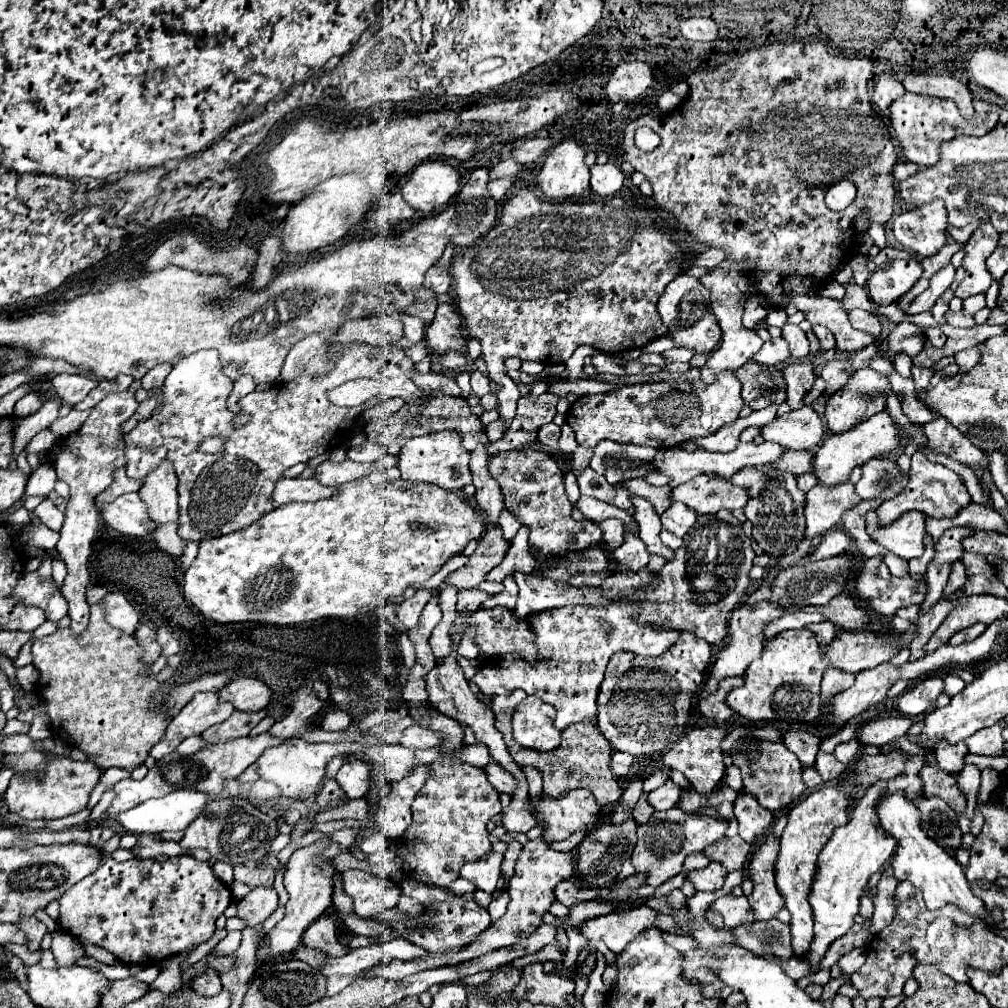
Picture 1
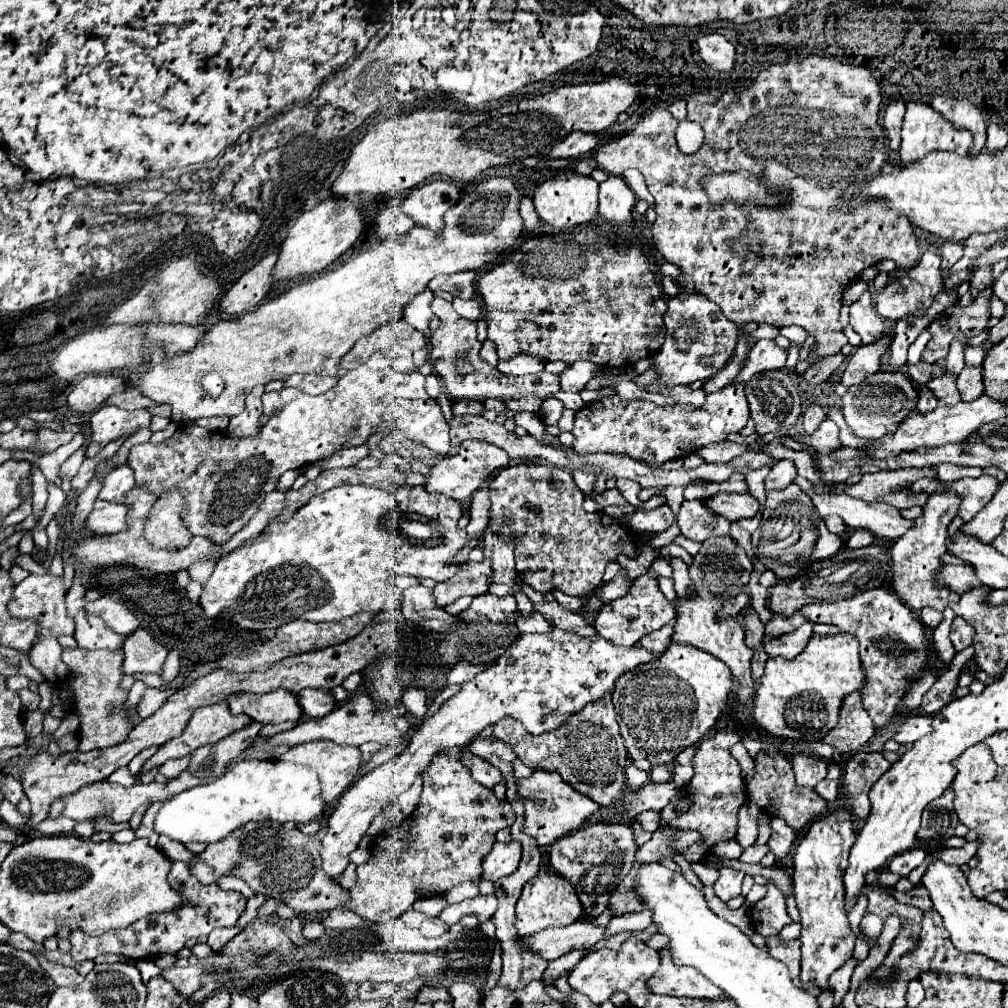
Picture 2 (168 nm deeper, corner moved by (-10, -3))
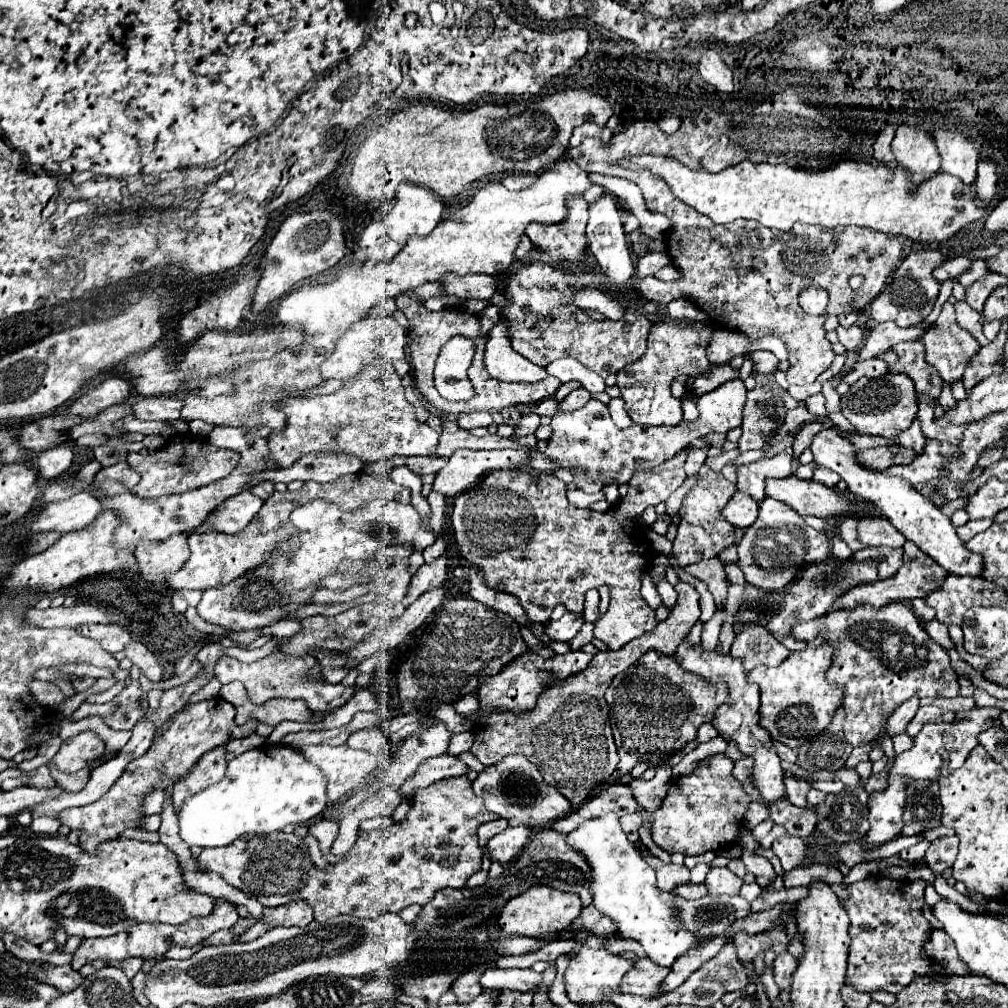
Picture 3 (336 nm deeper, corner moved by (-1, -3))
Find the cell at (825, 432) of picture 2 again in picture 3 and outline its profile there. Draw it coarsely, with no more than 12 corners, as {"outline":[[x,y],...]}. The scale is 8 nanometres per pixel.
{"outline":[[836,429],[814,437],[816,465],[876,505],[948,573],[980,575],[952,521],[906,479],[862,467]]}

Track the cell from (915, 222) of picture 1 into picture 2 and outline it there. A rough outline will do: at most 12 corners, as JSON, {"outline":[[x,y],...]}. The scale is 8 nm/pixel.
{"outline":[[941,243],[941,269],[951,269],[961,259],[963,247]]}

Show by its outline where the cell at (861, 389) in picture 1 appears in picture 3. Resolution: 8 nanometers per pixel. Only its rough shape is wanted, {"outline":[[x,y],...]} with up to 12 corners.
{"outline":[[902,373],[862,377],[842,397],[860,435],[898,437],[918,395]]}

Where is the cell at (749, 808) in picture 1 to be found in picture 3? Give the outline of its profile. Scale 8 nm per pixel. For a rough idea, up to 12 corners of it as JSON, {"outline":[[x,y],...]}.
{"outline":[[800,837],[776,839],[772,851],[784,871],[804,865],[808,849]]}

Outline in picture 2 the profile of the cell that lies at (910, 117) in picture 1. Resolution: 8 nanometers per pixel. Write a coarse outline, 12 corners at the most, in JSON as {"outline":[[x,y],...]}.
{"outline":[[921,101],[907,103],[901,163],[969,153],[973,135]]}

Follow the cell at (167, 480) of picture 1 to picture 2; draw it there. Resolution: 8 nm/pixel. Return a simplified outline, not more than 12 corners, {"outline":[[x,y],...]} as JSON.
{"outline":[[179,489],[163,491],[145,527],[147,541],[179,549],[193,535]]}

